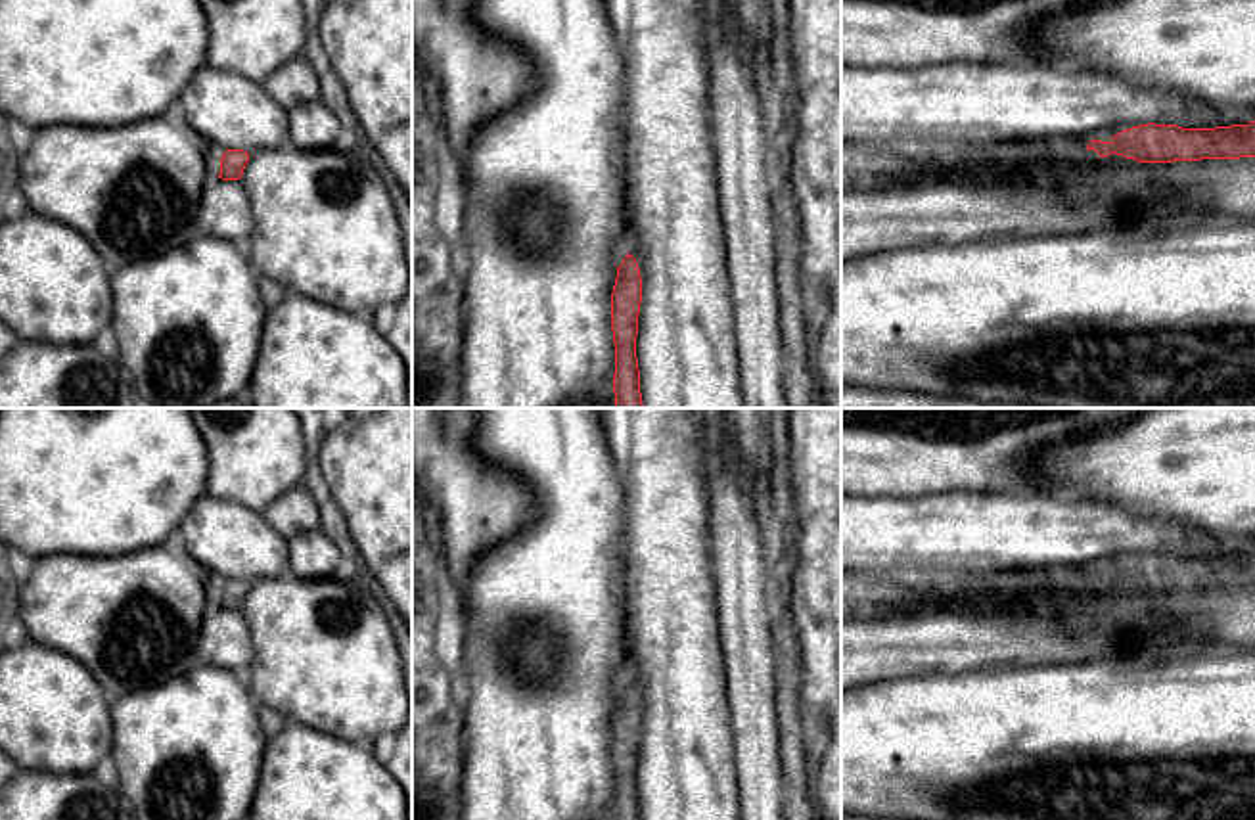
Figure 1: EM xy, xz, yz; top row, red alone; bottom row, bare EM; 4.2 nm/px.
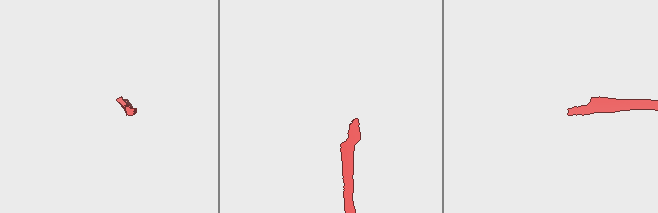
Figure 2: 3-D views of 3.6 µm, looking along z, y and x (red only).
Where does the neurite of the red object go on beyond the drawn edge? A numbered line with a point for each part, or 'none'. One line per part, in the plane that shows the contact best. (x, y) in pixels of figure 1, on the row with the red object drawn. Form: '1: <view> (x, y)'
1: xy (211, 152)

